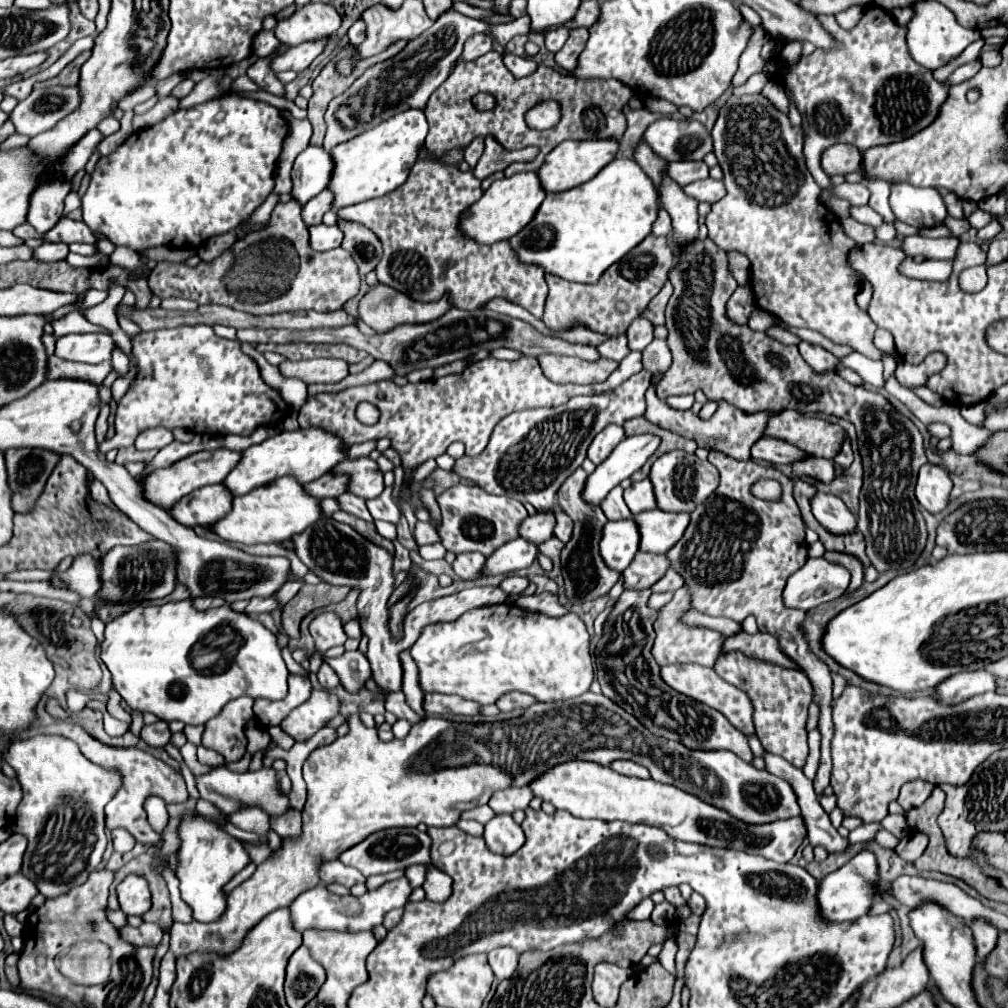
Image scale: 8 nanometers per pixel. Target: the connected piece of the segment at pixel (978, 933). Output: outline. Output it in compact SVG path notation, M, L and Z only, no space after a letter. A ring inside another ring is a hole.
M978 918L978 922L970 922L968 926L970 926L972 934L974 934L976 956L984 958L988 954L988 950L992 950L996 946L998 930L994 930L994 926L990 926L990 922L982 922L982 918Z

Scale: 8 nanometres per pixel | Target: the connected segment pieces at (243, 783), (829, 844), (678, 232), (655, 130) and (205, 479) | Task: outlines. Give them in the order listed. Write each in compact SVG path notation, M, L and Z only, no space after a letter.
M216 768L214 772L210 774L204 774L204 776L198 776L196 778L198 782L198 790L200 790L200 796L208 802L212 802L216 808L220 808L224 814L232 814L236 808L240 808L242 804L258 804L262 806L270 816L272 814L284 814L288 810L288 798L282 796L278 792L278 786L276 786L276 770L272 768L260 768L256 772L242 772L242 774L236 774L236 772L230 772L228 768Z
M764 754L766 760L766 770L772 772L774 776L786 778L790 786L794 786L794 792L798 796L798 804L802 808L802 820L806 822L806 832L808 840L812 846L822 846L828 852L844 852L850 846L850 840L840 836L838 830L830 824L828 814L822 810L818 796L812 788L812 780L804 776L802 770L796 766L790 766L782 756L776 754Z
M664 176L662 188L662 206L668 210L672 218L672 230L674 230L674 248L680 248L682 244L692 242L698 238L698 202L682 192L682 188Z
M660 118L644 132L644 142L668 162L702 160L712 150L712 138L696 120Z
M226 448L212 450L212 452L198 452L198 454L192 454L192 456L186 456L178 462L174 462L168 468L152 470L142 482L142 492L146 494L148 502L158 504L160 508L172 508L182 496L186 496L202 486L222 482L228 476L228 472L236 466L238 460L240 460L240 452L230 452Z

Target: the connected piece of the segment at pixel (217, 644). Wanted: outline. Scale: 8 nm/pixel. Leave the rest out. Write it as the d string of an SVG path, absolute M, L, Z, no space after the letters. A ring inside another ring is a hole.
M190 600L184 602L168 602L162 606L134 606L130 612L122 614L120 618L116 618L114 622L106 624L106 640L102 642L102 654L100 654L102 662L108 666L108 670L112 672L112 680L114 680L114 690L128 702L130 708L140 710L140 712L152 712L156 714L160 720L180 720L184 724L206 724L210 718L218 716L220 710L234 698L240 696L250 696L250 698L268 698L268 700L282 700L286 696L288 690L288 668L286 662L282 658L280 646L278 646L278 638L276 634L272 634L264 624L260 624L258 620L250 618L246 612L234 612L228 604L214 608L214 610L206 610L206 612L198 612ZM220 654L228 654L228 670L208 670L212 668L214 660L220 658Z

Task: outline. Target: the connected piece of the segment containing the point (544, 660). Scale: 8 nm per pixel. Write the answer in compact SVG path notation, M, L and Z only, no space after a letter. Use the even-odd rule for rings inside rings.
M500 604L500 606L480 606L478 610L468 610L462 618L446 624L426 626L410 650L418 672L420 672L420 688L424 692L438 694L456 694L466 700L474 700L480 704L496 704L496 700L512 690L526 692L540 702L558 702L576 698L588 692L594 682L596 662L590 652L590 634L586 624L572 612L552 618L536 612L526 612L516 604Z

